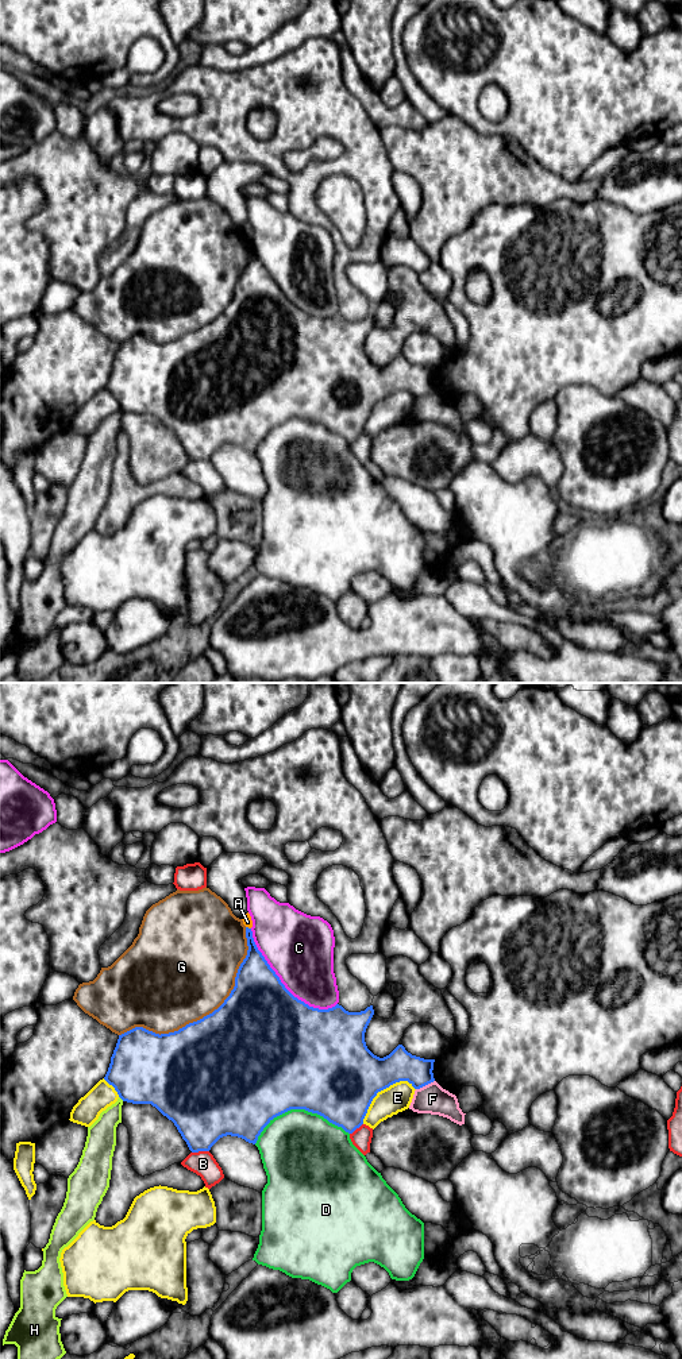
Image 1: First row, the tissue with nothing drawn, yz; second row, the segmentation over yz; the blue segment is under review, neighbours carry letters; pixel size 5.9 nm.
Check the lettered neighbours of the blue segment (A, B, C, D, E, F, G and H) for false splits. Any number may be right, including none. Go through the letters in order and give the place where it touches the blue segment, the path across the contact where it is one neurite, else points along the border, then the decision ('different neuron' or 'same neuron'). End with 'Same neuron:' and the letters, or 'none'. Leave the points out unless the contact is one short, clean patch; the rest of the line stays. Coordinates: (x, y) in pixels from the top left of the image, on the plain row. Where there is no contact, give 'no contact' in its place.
A: contact yz (247, 236); border yz (246, 235), (250, 238); different neuron
B: contact yz (200, 459); different neuron
C: contact yz (282, 293); different neuron
D: contact yz (299, 417); different neuron
E: contact yz (380, 400); different neuron
F: contact yz (424, 394); border yz (434, 389), (416, 398); different neuron
G: contact yz (210, 323); different neuron
H: contact yz (122, 408); different neuron
Same neuron: none

